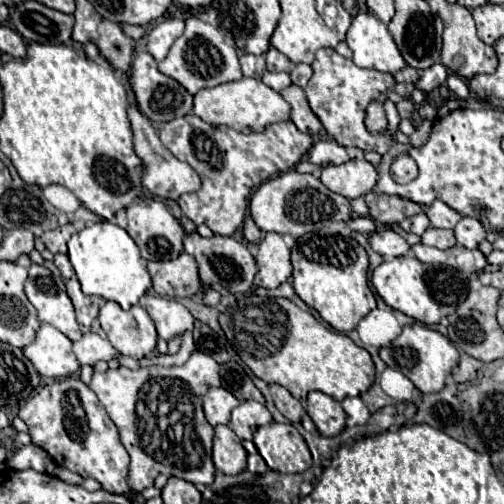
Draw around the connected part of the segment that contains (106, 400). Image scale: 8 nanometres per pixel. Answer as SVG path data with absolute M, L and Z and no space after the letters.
M200 351L180 367L152 365L144 369L108 369L92 375L90 389L98 395L110 419L116 423L122 443L130 455L128 483L134 491L152 487L158 473L186 479L194 485L214 481L212 437L214 429L204 419L200 399L204 391L220 385L218 363Z

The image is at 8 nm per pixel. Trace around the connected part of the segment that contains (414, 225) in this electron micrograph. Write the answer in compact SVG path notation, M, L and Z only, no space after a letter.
M418 213L414 217L408 217L400 223L400 227L406 231L406 233L416 233L416 235L422 235L426 229L428 229L430 221L426 217L426 213Z

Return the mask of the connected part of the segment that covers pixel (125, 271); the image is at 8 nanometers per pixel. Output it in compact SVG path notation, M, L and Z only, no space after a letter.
M98 221L74 233L68 241L68 257L78 275L84 295L98 295L116 301L122 309L136 305L152 285L146 271L146 261L140 257L140 251L132 237L122 227L108 221Z

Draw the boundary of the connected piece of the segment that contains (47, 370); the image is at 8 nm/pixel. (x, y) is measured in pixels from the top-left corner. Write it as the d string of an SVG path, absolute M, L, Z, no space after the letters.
M40 325L34 343L24 347L24 355L42 377L64 379L80 369L80 363L72 351L72 341L62 331L56 331L56 327Z

